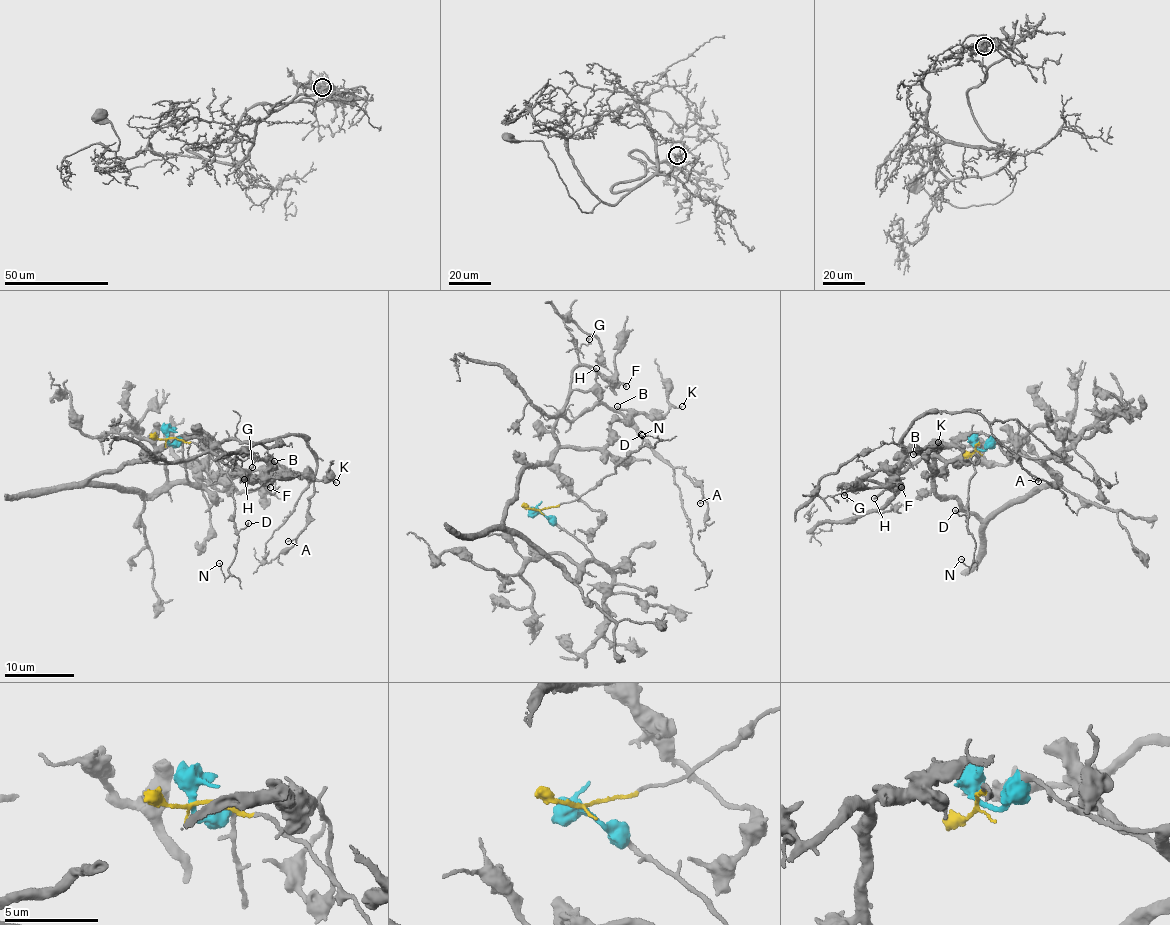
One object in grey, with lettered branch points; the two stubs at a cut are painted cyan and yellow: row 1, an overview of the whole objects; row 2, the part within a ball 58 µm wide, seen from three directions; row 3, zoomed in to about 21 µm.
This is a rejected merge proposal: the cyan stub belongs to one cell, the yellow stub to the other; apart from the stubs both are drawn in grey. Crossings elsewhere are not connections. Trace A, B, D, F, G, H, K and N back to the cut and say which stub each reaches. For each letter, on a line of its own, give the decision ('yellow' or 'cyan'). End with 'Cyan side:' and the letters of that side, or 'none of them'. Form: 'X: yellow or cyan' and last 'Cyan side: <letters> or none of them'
A: cyan
B: cyan
D: yellow
F: cyan
G: cyan
H: cyan
K: cyan
N: yellow
Cyan side: A, B, F, G, H, K

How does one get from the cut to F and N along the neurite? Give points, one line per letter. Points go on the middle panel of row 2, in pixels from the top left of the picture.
F: (540, 510), (591, 555), (573, 579), (510, 534), (507, 502), (516, 476), (557, 443), (571, 372), (627, 385)
N: (540, 510), (572, 502), (616, 473), (617, 465), (631, 452), (648, 444), (656, 446), (657, 437), (641, 435)

